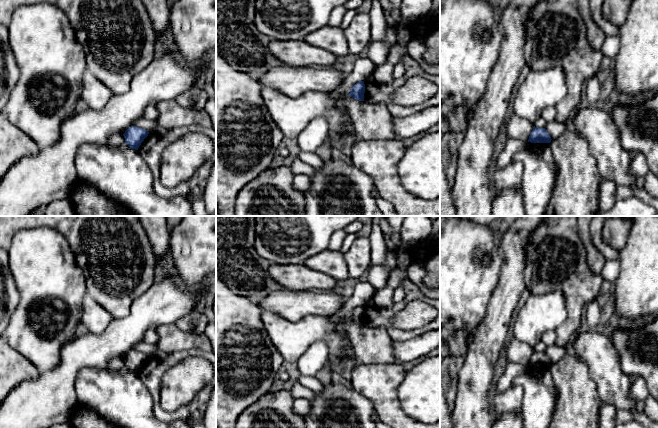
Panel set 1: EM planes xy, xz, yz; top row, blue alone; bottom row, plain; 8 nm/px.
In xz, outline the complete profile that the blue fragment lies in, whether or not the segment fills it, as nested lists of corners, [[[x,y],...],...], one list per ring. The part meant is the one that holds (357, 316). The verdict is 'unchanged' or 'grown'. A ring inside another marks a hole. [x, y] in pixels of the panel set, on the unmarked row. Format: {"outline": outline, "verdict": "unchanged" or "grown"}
{"outline": [[[359,305],[352,311],[348,320],[359,325],[364,325],[364,317],[365,317],[364,305]]], "verdict": "unchanged"}

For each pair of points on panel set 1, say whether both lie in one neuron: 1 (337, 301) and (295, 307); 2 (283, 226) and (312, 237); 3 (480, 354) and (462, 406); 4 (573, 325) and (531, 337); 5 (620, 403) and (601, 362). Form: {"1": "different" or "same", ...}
{"1": "same", "2": "same", "3": "same", "4": "different", "5": "same"}

